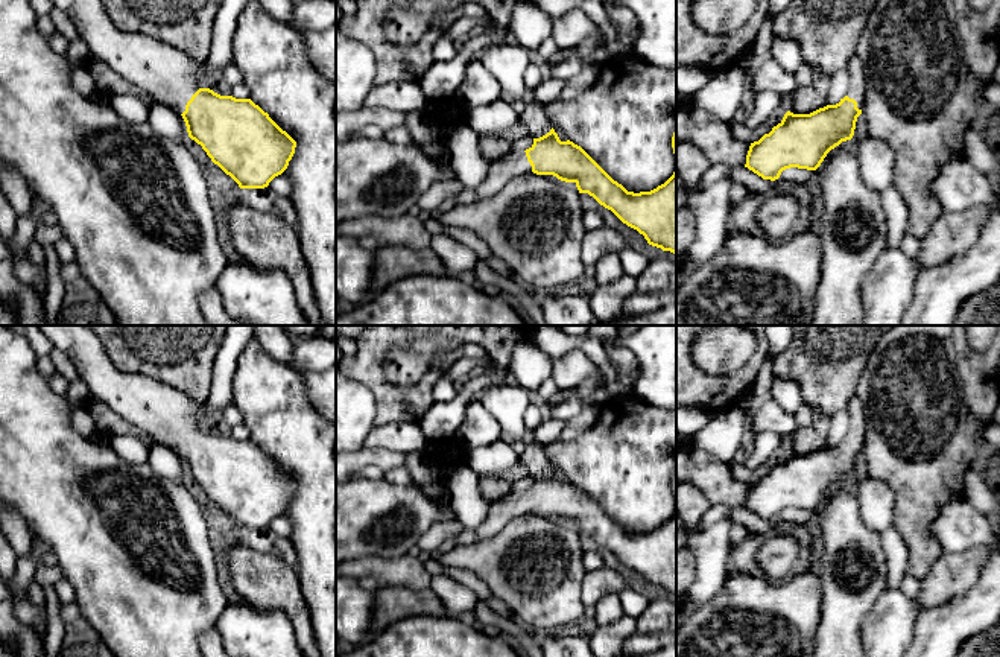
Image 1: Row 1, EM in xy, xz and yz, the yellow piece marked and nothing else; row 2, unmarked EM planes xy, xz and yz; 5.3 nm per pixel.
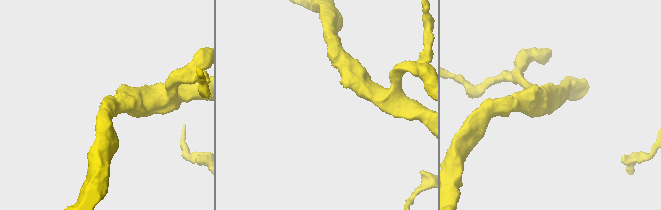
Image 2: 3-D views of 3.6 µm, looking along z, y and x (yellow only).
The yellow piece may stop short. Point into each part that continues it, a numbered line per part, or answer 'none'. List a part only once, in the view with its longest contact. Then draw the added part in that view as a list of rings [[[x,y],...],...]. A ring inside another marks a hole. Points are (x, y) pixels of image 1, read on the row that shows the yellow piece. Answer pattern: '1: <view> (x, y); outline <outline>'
1: xy (167, 75); outline [[[50,0],[74,24],[79,36],[87,43],[94,59],[112,68],[125,81],[149,94],[153,103],[170,106],[178,114],[185,111],[187,102],[199,90],[196,78],[202,62],[187,53],[141,32],[125,32],[114,26],[100,0]]]

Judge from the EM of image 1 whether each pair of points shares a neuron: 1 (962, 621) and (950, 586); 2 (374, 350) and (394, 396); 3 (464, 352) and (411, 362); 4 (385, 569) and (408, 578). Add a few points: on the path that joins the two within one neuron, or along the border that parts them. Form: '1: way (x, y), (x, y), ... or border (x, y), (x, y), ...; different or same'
1: border (981, 574), (968, 590), (923, 609); different
2: way (374, 361), (374, 376), (383, 385); same
3: way (450, 358), (444, 364), (424, 364); same
4: way (391, 572), (401, 572); same

